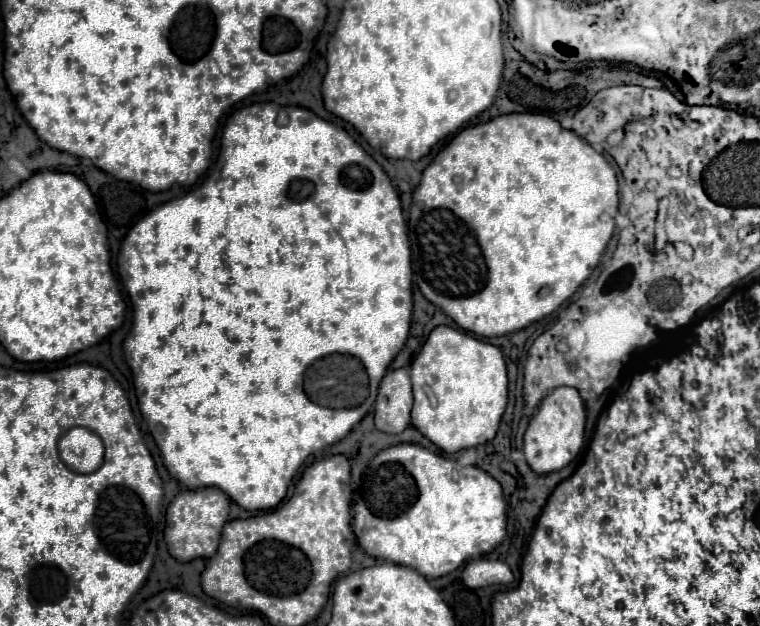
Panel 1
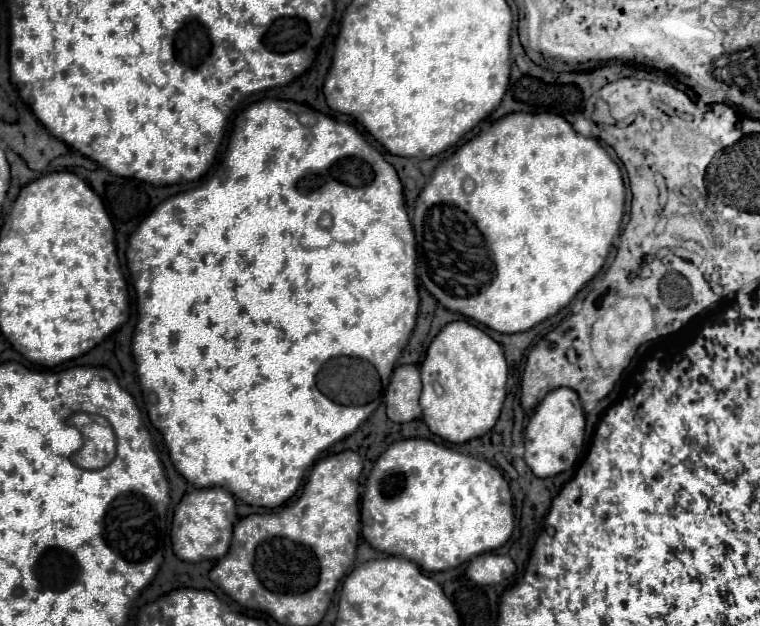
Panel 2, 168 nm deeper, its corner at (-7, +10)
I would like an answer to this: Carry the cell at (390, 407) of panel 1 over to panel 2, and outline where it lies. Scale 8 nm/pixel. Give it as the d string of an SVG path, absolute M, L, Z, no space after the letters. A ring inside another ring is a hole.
M405 364L393 370L393 378L385 392L387 416L393 422L411 422L421 416L419 406L421 396L421 376L419 366Z

